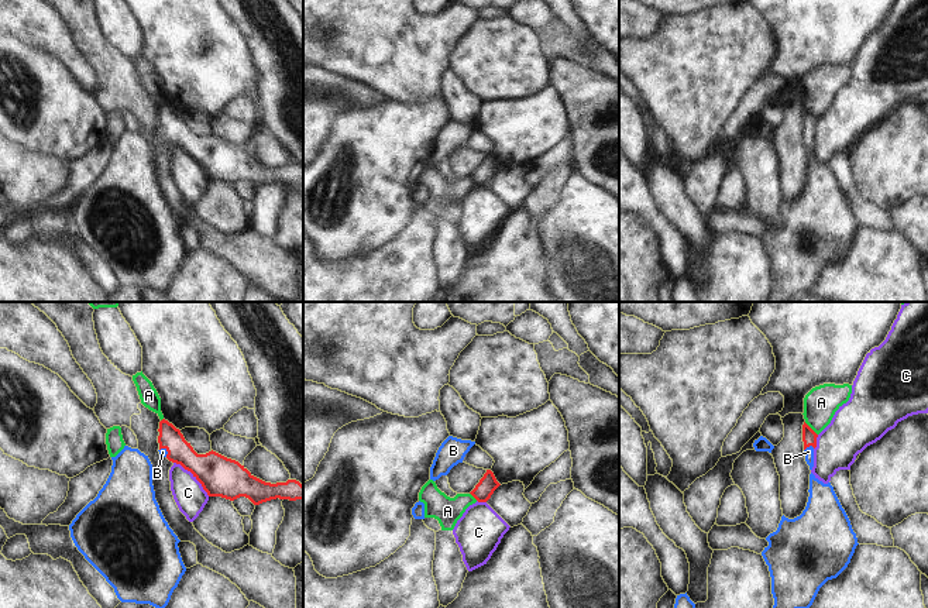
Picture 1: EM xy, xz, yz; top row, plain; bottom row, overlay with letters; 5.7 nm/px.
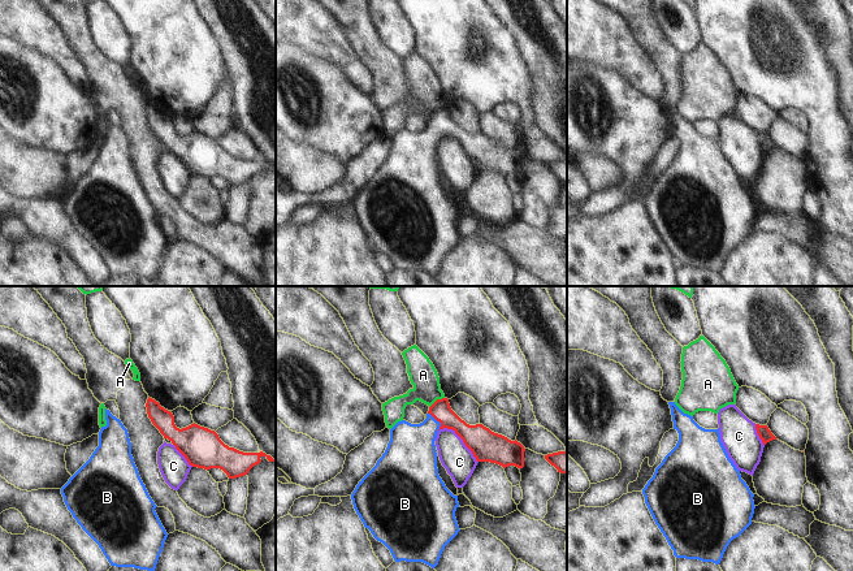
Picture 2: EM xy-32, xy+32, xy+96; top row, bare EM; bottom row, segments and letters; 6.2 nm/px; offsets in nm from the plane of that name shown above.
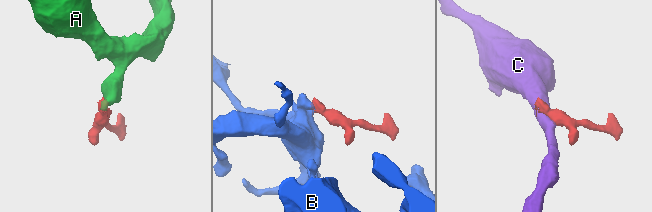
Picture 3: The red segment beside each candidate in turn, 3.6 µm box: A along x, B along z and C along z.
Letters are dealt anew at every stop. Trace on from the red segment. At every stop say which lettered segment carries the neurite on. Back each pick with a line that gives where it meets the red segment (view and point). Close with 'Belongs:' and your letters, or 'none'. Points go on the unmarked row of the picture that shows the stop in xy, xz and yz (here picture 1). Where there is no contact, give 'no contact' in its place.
B: meets red in yz at (808, 130)
Belongs: B

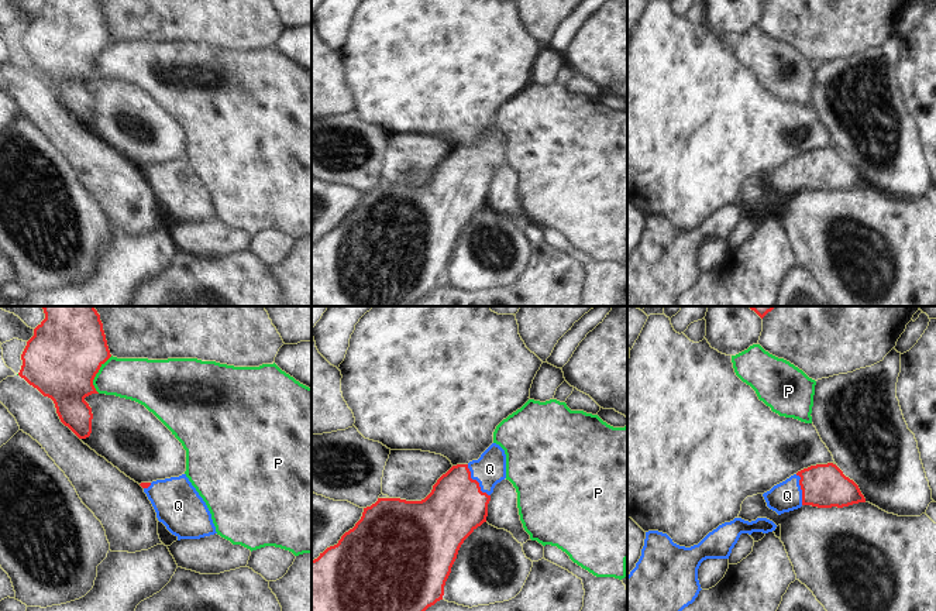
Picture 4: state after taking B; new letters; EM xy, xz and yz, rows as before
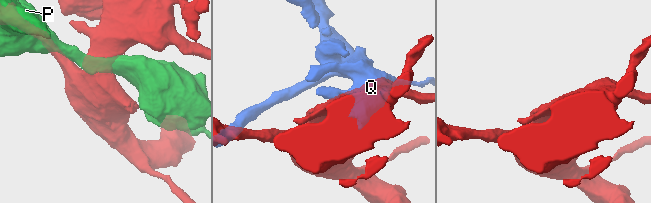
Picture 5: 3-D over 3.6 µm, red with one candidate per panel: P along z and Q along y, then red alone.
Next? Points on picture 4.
Q: meets red in xz at (477, 165)
Belongs: Q

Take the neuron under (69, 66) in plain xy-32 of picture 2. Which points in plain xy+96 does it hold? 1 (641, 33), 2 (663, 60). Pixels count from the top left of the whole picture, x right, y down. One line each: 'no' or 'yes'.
1: no
2: no

